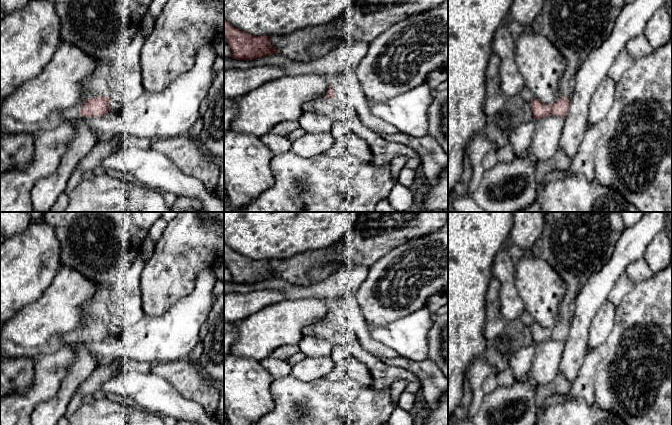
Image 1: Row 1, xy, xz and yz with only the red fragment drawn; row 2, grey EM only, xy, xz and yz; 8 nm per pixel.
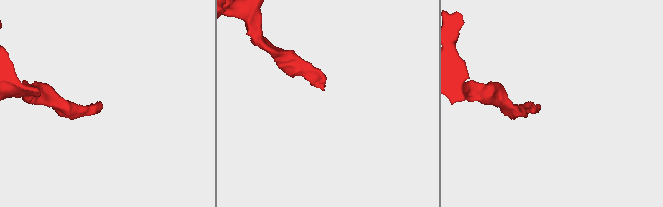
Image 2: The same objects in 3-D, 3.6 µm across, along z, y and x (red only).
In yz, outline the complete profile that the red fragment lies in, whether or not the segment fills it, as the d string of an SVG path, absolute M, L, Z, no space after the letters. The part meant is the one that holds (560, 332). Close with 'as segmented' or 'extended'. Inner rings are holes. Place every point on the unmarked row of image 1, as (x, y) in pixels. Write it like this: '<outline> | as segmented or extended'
M547 212L545 226L540 238L529 254L548 262L563 279L567 293L559 305L559 322L553 328L546 328L534 322L530 325L533 342L539 344L551 339L566 341L575 311L578 294L595 272L610 259L625 225L620 212Z | extended

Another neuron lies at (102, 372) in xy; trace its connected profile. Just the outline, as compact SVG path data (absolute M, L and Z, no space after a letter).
M120 360L96 366L93 373L79 386L78 390L71 397L67 405L65 417L75 413L83 404L83 398L86 395L93 394L101 389L103 384L123 366L124 364Z

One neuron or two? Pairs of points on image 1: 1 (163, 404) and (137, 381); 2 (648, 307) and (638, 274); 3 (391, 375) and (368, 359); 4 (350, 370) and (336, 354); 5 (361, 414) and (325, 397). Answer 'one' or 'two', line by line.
1: one
2: two
3: one
4: one
5: one

